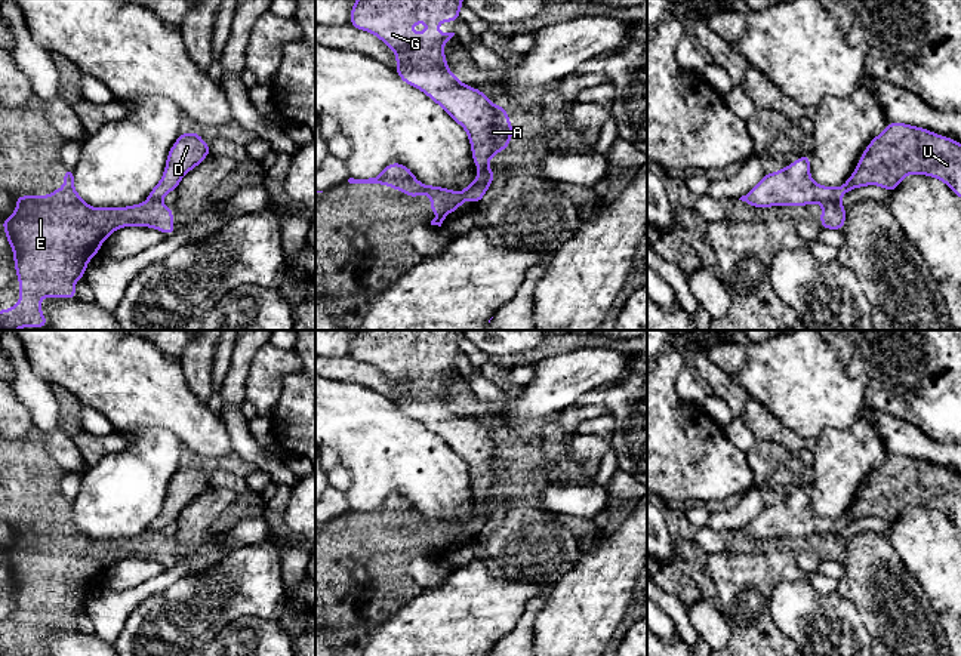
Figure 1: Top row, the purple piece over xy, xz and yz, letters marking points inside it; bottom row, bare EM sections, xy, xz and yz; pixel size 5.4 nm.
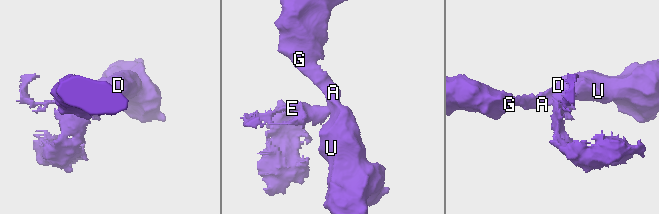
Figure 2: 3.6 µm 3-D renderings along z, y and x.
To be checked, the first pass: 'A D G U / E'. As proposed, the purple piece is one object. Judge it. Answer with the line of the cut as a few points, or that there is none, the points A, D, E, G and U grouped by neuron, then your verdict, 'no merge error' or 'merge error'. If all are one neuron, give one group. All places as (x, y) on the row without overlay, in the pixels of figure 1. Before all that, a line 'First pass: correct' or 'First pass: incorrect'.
First pass: correct
cut in yz along (838, 530), (822, 535); A D G U / E; merge error

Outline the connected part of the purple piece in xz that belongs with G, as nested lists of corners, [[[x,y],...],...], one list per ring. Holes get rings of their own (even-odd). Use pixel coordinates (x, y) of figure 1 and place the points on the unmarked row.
[[[358,330],[351,339],[349,355],[357,361],[364,361],[392,381],[397,391],[398,409],[423,424],[438,435],[458,456],[461,456],[471,474],[472,495],[477,496],[477,508],[490,509],[495,503],[487,499],[490,490],[509,478],[512,471],[512,455],[503,438],[492,435],[478,421],[463,416],[450,404],[443,378],[455,364],[437,364],[440,354],[459,352],[459,342],[463,330]],[[426,352],[428,360],[422,366],[410,361],[412,355]]]

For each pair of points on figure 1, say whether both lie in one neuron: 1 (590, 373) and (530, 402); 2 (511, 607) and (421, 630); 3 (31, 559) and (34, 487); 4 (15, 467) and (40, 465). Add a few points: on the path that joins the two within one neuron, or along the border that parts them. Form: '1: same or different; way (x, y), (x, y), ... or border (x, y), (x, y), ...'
1: same; way (575, 373), (563, 378), (545, 396)
2: same; way (489, 609), (477, 619), (462, 619), (443, 630)
3: same; way (34, 541), (34, 505)
4: same; way (21, 467), (34, 467)

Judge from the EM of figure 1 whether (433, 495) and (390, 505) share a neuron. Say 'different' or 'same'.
different

